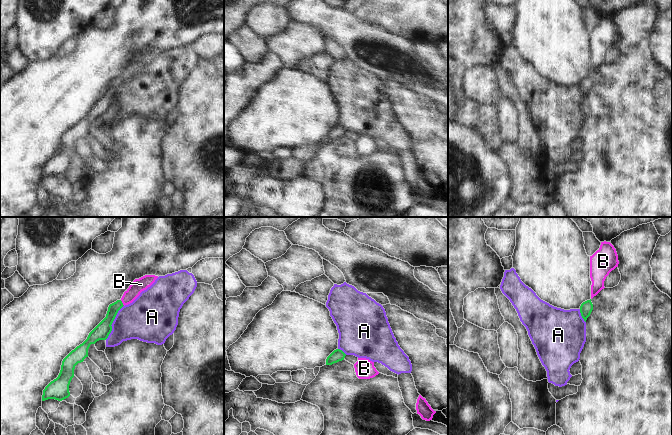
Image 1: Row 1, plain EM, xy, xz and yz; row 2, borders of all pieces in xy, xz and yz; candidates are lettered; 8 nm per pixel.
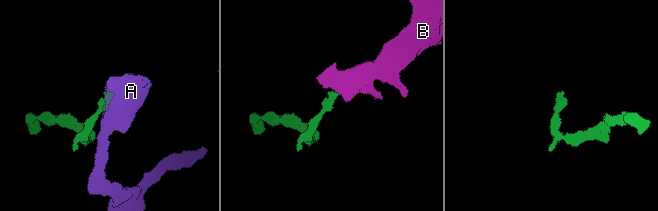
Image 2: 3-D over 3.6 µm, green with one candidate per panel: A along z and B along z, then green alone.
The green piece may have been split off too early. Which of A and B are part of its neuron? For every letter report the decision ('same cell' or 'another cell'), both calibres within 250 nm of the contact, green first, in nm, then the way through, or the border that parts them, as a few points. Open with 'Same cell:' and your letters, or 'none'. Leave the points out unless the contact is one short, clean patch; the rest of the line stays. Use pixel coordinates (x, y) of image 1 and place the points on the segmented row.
Same cell: B
A: another cell; calibres 130 and 340 nm; border xy (123, 305), (111, 325), (111, 332), (105, 339)
B: same cell; calibres 120 and 110 nm; way xy (104, 328), (111, 313), (122, 303), (141, 284)

